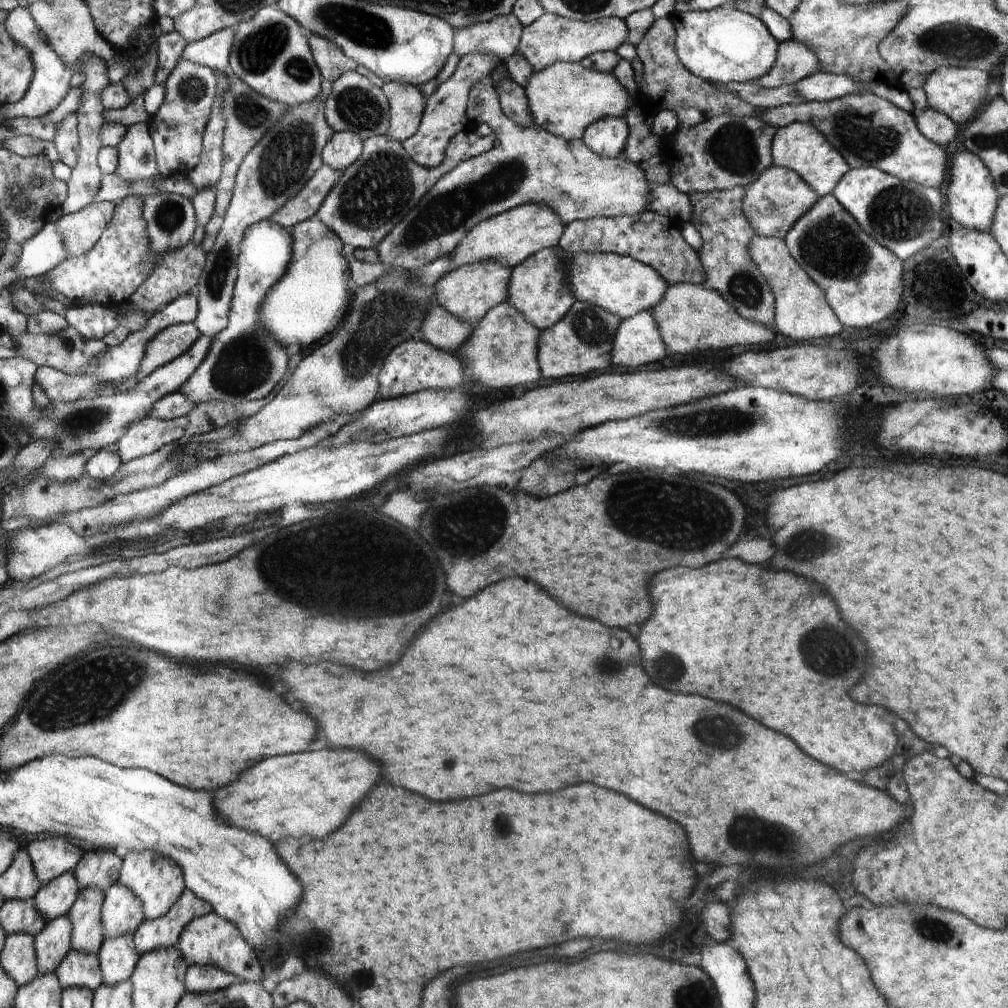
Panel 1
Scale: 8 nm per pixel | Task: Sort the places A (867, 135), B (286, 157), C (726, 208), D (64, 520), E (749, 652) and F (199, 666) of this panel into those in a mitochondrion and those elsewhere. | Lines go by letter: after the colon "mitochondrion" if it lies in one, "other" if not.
A: mitochondrion
B: mitochondrion
C: other
D: other
E: other
F: other

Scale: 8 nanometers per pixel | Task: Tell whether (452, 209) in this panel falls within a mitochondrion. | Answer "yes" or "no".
yes

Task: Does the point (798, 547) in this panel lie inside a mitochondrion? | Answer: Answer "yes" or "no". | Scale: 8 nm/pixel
yes

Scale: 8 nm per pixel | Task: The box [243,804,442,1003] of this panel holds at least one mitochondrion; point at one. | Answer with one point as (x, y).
(322, 940)

